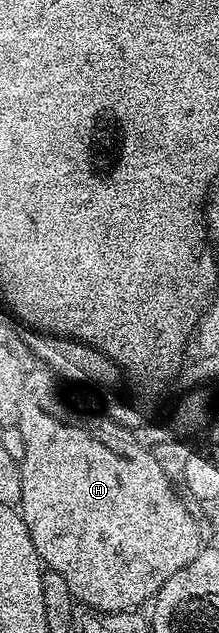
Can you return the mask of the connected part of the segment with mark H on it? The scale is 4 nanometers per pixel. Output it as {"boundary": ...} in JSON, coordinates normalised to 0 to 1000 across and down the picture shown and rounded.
{"boundary":[[[137,600],[119,616],[114,640],[96,649],[96,659],[78,664],[73,676],[96,678],[96,716],[87,727],[96,731],[96,749],[105,750],[105,782],[87,809],[123,839],[142,845],[142,858],[160,864],[187,891],[205,899],[242,899],[269,908],[288,908],[288,916],[306,919],[306,927],[324,927],[324,940],[338,951],[374,956],[411,956],[420,962],[447,962],[475,968],[566,968],[621,964],[626,956],[694,951],[721,934],[799,908],[799,902],[836,902],[872,883],[890,883],[918,875],[927,856],[918,842],[900,837],[900,823],[863,812],[854,799],[826,793],[831,780],[790,774],[795,761],[772,758],[744,747],[726,733],[708,731],[685,711],[644,703],[580,698],[548,698],[525,689],[489,692],[457,684],[425,671],[402,671],[288,629],[260,622],[260,615],[224,602]]]}

